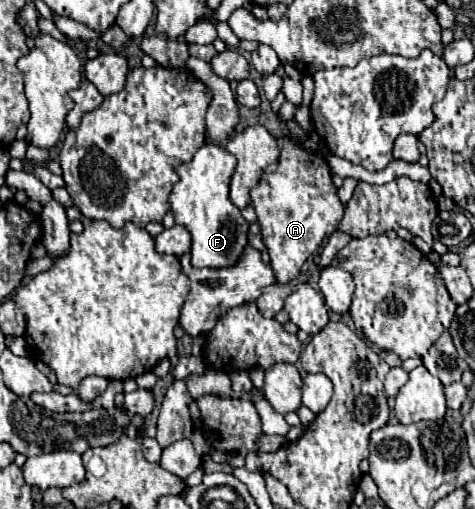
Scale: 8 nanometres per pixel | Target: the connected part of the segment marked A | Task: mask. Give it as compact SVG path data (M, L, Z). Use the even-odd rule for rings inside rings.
M289 136L277 138L277 146L281 150L279 160L263 172L259 184L251 190L251 200L275 278L279 284L287 284L299 276L303 262L321 242L335 232L345 206L337 196L331 168L323 156L303 150L303 146Z

